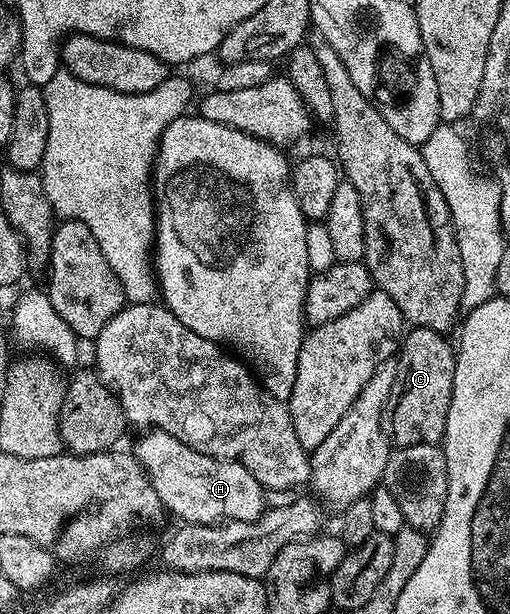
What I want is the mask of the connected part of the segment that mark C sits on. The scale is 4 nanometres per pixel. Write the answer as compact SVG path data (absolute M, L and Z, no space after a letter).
M411 327L404 332L403 339L399 343L399 352L397 360L394 362L397 371L397 379L393 379L393 391L389 391L389 399L383 408L383 433L387 436L388 441L395 447L409 447L417 443L429 443L430 445L439 445L443 440L445 431L447 430L447 416L449 415L449 403L453 395L453 375L455 374L455 354L456 346L447 342L448 338L437 331L429 331L429 327Z

